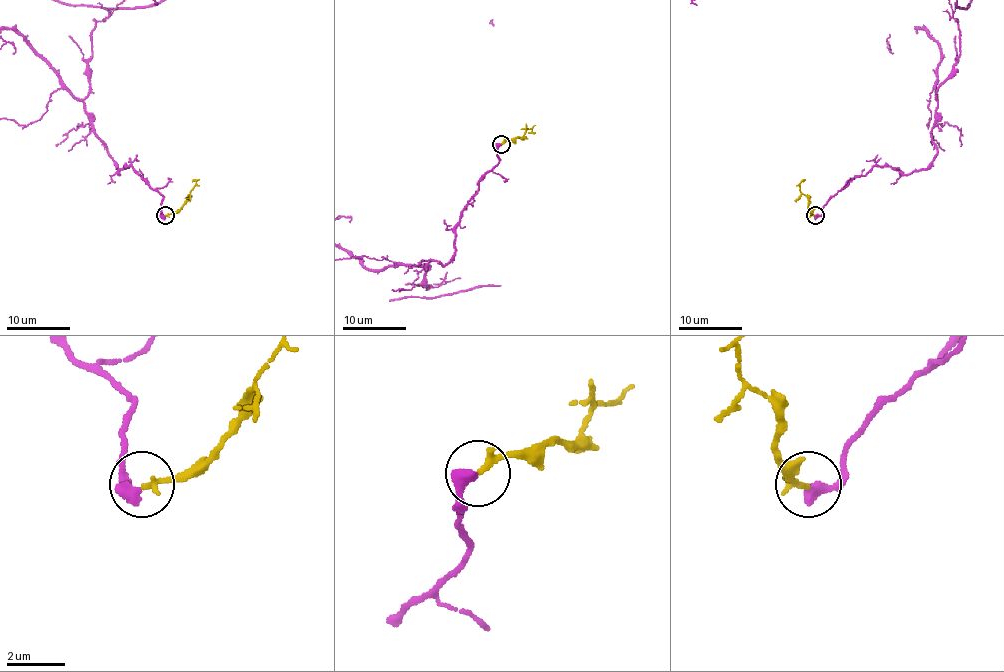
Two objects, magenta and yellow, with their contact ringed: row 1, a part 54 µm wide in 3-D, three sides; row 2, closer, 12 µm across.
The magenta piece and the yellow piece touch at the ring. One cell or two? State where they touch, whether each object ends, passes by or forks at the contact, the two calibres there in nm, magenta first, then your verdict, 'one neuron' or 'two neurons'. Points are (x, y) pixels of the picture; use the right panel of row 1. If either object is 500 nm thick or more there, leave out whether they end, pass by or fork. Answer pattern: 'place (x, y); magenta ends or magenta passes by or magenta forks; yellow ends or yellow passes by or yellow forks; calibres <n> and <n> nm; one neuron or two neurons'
place (815, 215); magenta ends; yellow ends; calibres 460 and 240 nm; one neuron

